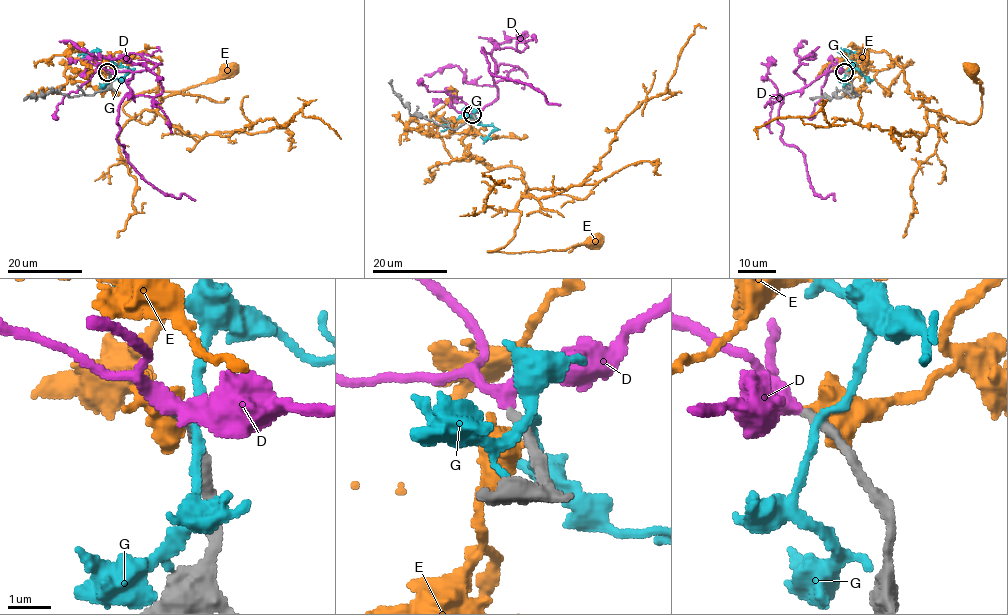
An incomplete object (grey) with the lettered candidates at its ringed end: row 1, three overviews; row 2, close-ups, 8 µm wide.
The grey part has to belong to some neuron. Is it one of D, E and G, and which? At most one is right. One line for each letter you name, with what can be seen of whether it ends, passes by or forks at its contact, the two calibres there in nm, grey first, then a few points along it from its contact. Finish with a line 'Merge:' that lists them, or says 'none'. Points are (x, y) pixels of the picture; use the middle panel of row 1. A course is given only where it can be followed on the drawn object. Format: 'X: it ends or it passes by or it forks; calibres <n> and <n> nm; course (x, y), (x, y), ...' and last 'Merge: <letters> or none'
D: it passes by; calibres 240 and 320 nm; course (473, 114), (497, 97), (493, 58), (482, 48), (493, 75), (537, 88), (549, 103), (560, 105)
Merge: D

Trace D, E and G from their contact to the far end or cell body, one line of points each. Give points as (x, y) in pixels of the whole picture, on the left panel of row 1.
D: (108, 72), (132, 72), (130, 90), (118, 109), (116, 139), (128, 163), (161, 191), (195, 200)
E: (109, 73), (96, 70), (125, 59), (158, 69), (162, 100), (142, 123), (123, 108), (136, 94), (226, 69)
G: (109, 73), (110, 63), (102, 60), (96, 49), (76, 59)

